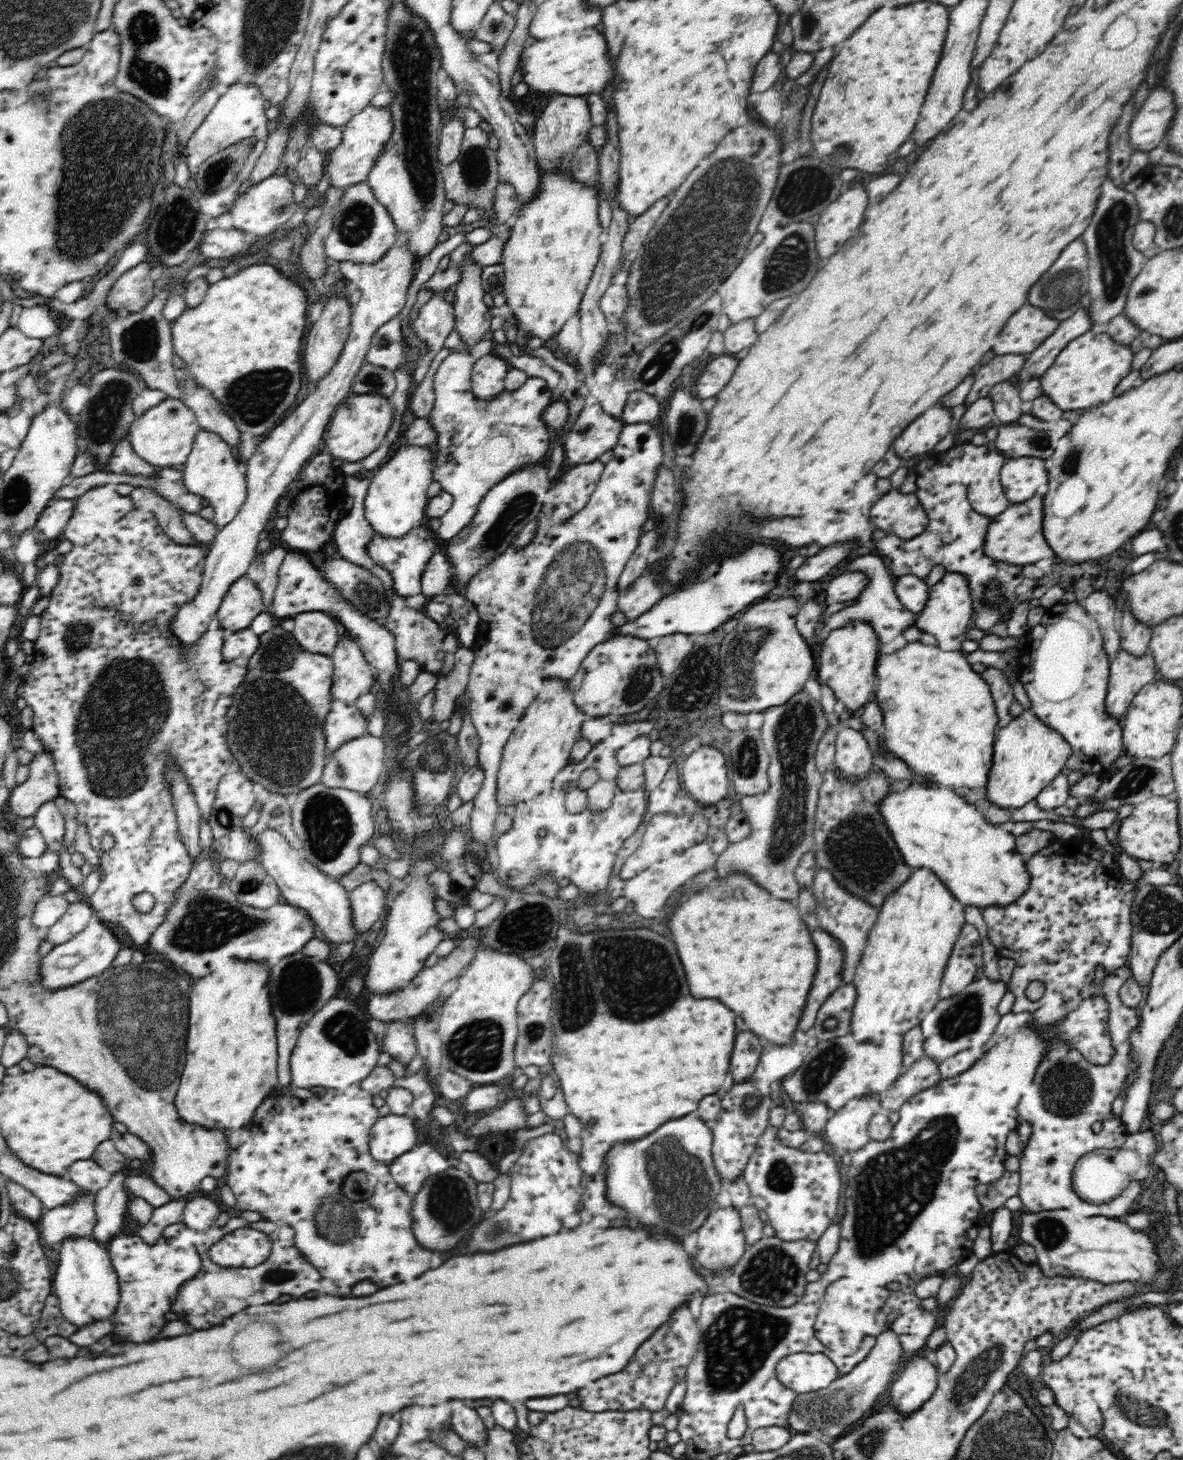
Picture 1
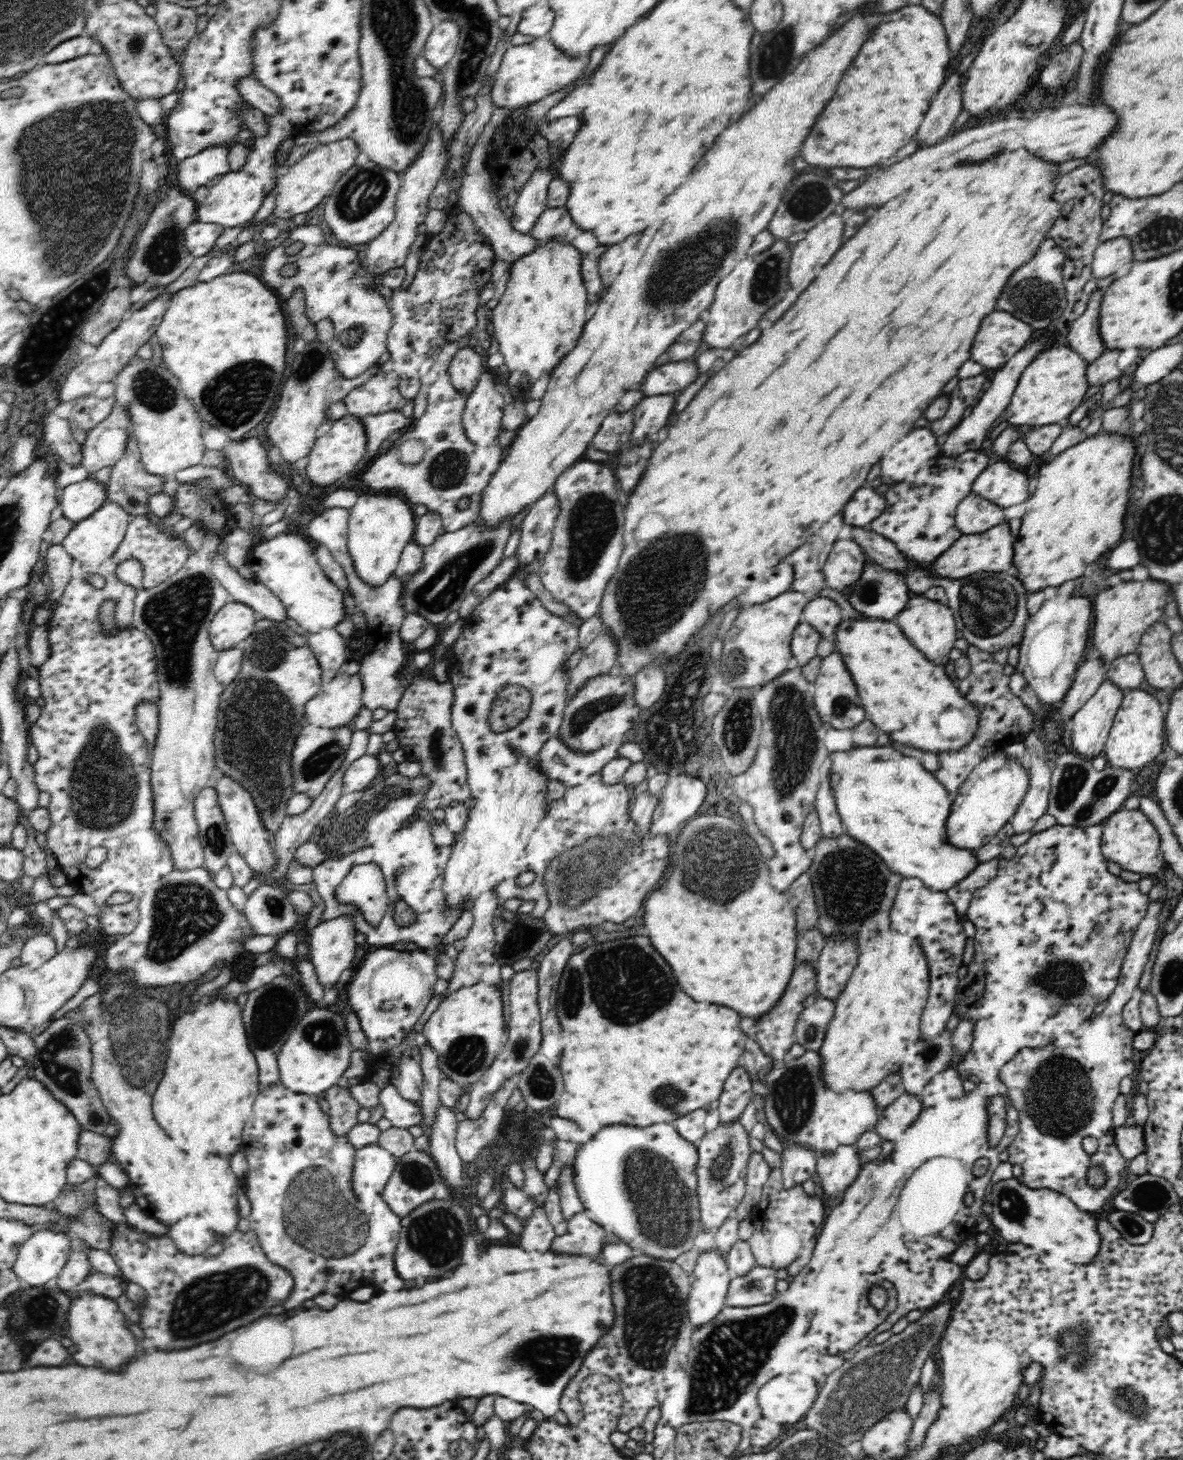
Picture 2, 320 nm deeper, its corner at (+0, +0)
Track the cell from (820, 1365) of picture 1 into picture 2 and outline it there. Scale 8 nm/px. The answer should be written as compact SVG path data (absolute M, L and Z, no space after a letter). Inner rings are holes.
M789 1371L771 1378L758 1390L760 1418L785 1426L800 1425L819 1393L816 1381L800 1378Z

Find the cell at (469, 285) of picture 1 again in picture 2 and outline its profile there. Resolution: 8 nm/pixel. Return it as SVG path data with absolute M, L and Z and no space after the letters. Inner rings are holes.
M470 347L458 349L454 360L450 362L450 383L458 393L468 396L478 384L481 374L486 370L482 362L482 354Z

